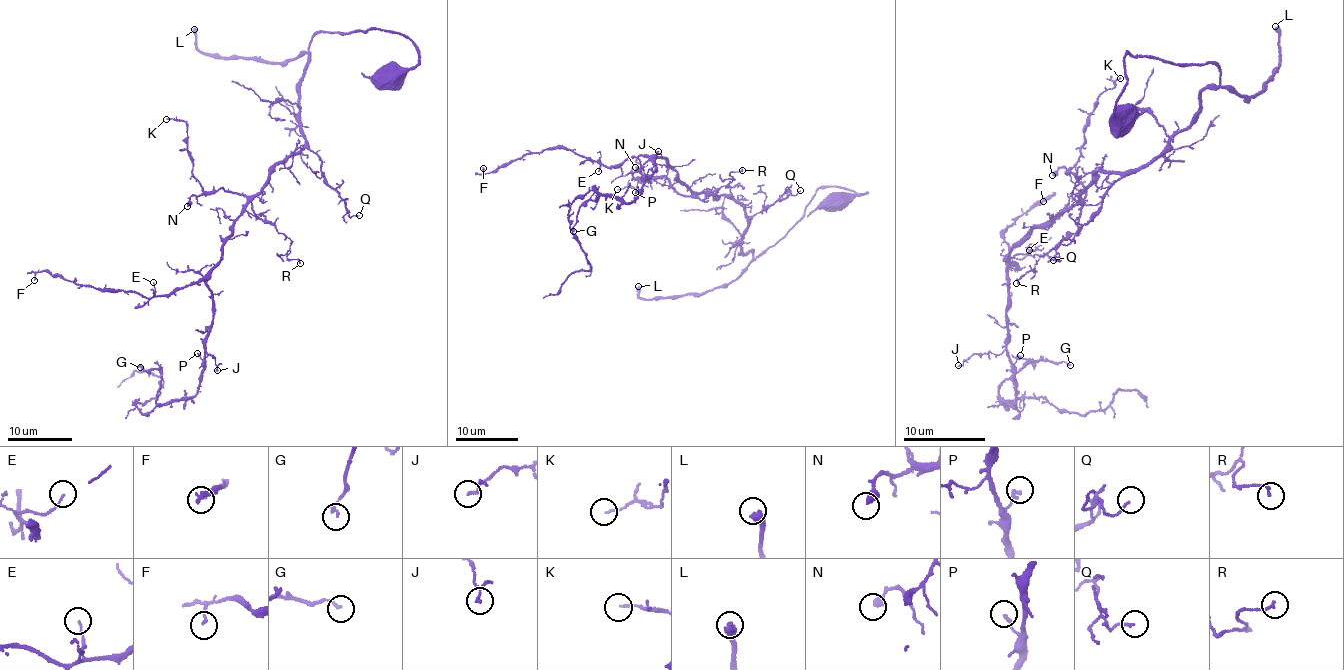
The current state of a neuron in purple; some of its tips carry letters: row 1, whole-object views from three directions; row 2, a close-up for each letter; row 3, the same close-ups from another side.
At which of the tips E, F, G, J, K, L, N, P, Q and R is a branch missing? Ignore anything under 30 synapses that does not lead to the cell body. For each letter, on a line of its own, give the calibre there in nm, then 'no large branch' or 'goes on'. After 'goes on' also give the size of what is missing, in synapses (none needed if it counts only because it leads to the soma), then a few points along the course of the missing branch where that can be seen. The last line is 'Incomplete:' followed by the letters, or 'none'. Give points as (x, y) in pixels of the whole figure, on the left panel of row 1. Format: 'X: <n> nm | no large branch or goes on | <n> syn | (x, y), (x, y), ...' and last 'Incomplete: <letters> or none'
E: 80 nm | no large branch
F: 110 nm | no large branch
G: 140 nm | no large branch
J: 140 nm | no large branch
K: 90 nm | no large branch
L: 440 nm | goes on | 100 syn | (194, 29), (215, 7), (257, 32), (283, 100), (329, 164), (323, 200), (342, 257), (337, 314), (274, 400)
N: 400 nm | no large branch
P: 170 nm | no large branch
Q: 110 nm | no large branch
R: 140 nm | no large branch
Incomplete: L

